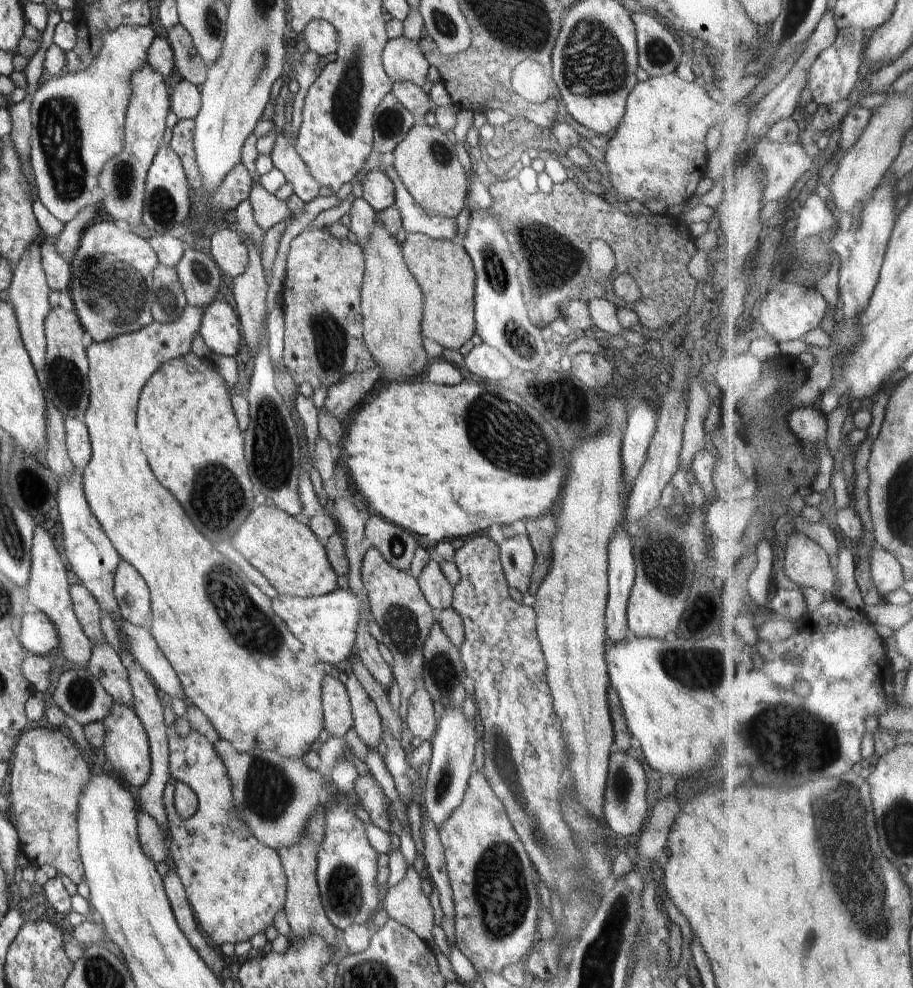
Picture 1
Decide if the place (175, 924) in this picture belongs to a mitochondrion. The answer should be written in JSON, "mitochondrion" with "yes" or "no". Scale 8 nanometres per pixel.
{"mitochondrion":"no"}

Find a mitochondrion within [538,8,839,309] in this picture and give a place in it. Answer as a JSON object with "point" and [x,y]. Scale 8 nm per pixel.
{"point":[596,67]}

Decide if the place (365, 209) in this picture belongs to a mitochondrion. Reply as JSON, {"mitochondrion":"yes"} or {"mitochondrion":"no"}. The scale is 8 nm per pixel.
{"mitochondrion":"no"}

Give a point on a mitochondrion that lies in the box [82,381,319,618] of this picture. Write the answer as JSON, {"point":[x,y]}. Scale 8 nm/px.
{"point":[272,453]}

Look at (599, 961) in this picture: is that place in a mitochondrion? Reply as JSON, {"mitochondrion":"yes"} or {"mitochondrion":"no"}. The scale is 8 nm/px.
{"mitochondrion":"yes"}

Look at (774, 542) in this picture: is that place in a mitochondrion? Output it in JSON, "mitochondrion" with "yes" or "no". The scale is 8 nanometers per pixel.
{"mitochondrion":"no"}

